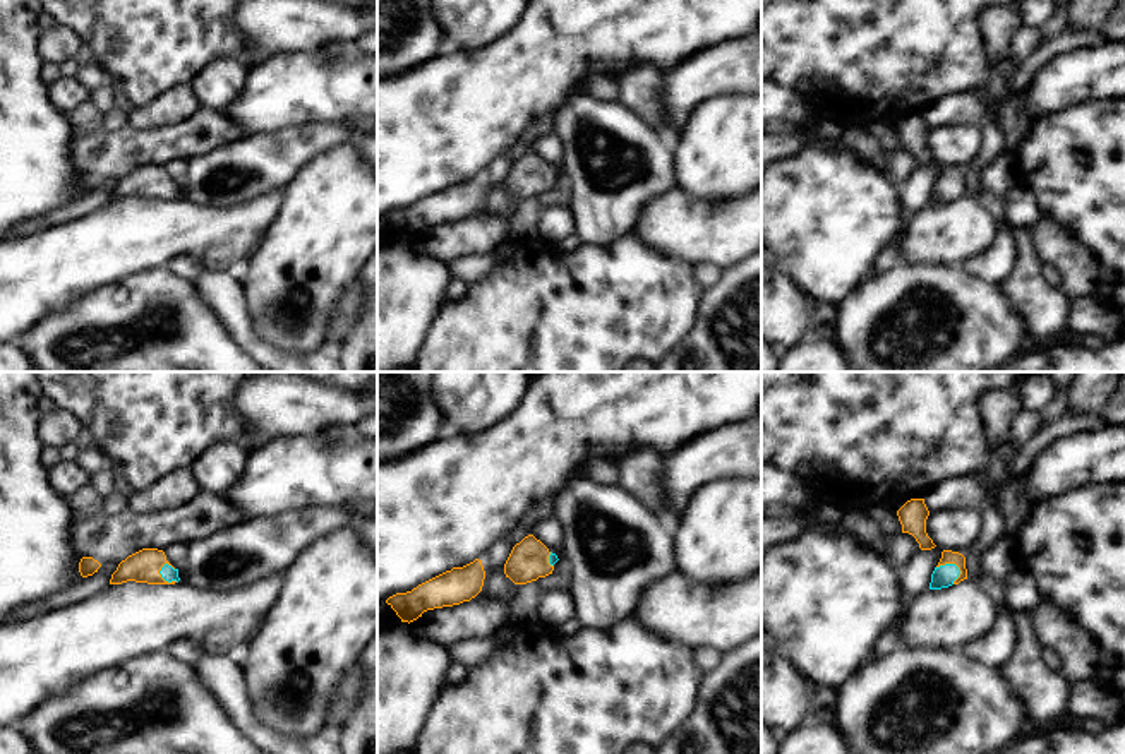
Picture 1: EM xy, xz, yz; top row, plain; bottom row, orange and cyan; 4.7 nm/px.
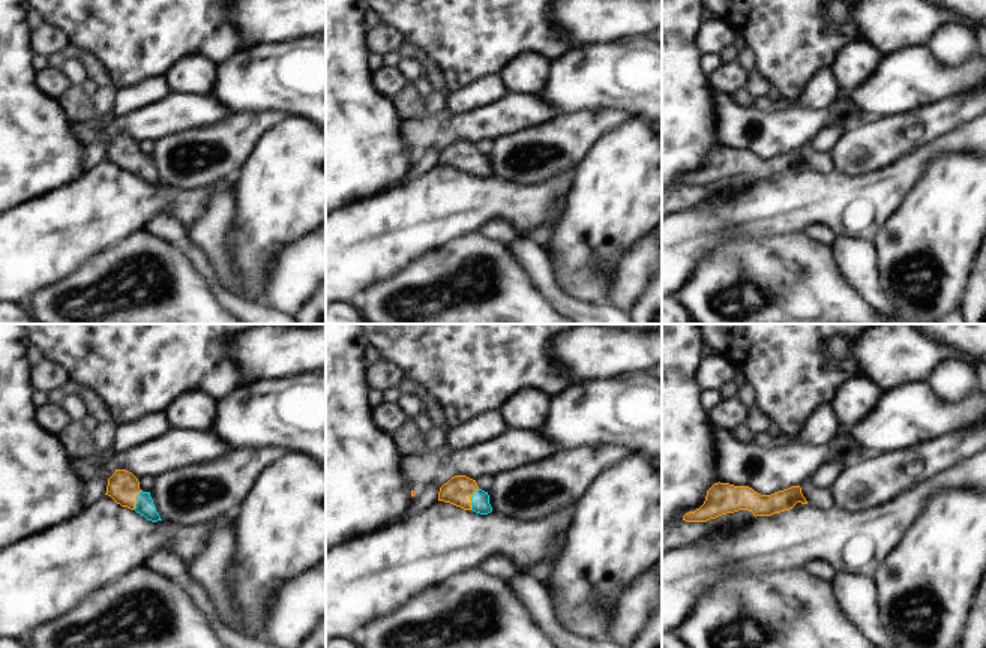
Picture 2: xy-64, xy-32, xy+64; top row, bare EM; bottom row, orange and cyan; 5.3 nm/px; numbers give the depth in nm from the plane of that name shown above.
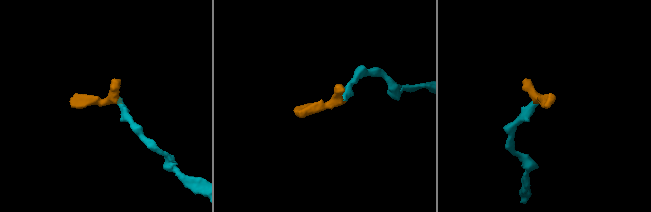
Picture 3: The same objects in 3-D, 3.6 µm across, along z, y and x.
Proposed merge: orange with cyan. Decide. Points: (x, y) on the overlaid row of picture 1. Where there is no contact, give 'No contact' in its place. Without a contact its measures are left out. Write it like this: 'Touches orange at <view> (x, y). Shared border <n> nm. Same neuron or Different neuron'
Touches orange at xy (162, 578). Shared border 110 nm. Same neuron.

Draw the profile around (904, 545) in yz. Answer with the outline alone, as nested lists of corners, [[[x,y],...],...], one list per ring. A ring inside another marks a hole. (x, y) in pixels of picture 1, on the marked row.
[[[897,533],[892,543],[890,557],[887,559],[892,567],[907,564],[919,550],[919,543],[909,533]]]

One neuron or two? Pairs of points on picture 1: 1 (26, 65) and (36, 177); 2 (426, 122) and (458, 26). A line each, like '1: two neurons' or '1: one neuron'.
1: one neuron
2: two neurons

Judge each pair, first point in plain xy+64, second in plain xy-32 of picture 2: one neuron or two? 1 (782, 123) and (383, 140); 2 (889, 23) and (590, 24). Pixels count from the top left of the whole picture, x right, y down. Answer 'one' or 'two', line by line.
1: two
2: one

